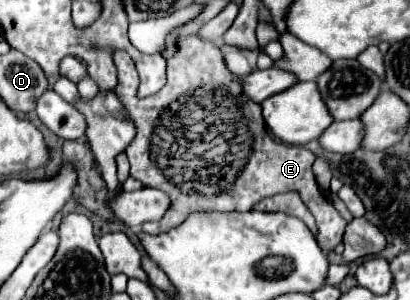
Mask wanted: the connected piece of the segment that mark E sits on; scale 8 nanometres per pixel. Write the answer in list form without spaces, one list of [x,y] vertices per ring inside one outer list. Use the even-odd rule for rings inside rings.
[[[189,35],[177,41],[177,51],[171,59],[167,59],[167,85],[151,97],[139,99],[137,89],[139,76],[131,57],[125,51],[115,51],[115,67],[117,67],[117,85],[113,93],[119,97],[131,121],[135,123],[135,139],[127,147],[127,157],[131,163],[131,177],[139,179],[145,187],[155,187],[171,195],[173,207],[165,213],[165,217],[157,223],[143,223],[143,231],[147,233],[163,233],[173,227],[179,227],[187,215],[197,211],[251,211],[251,207],[263,197],[271,197],[277,193],[297,191],[313,213],[317,221],[317,243],[323,251],[333,251],[335,245],[341,243],[347,221],[337,213],[337,209],[327,201],[321,193],[311,165],[315,155],[305,147],[293,147],[273,141],[267,135],[261,105],[251,103],[247,95],[243,95],[241,79],[233,75],[227,65],[223,65],[221,57],[221,41],[203,41],[197,35]]]

